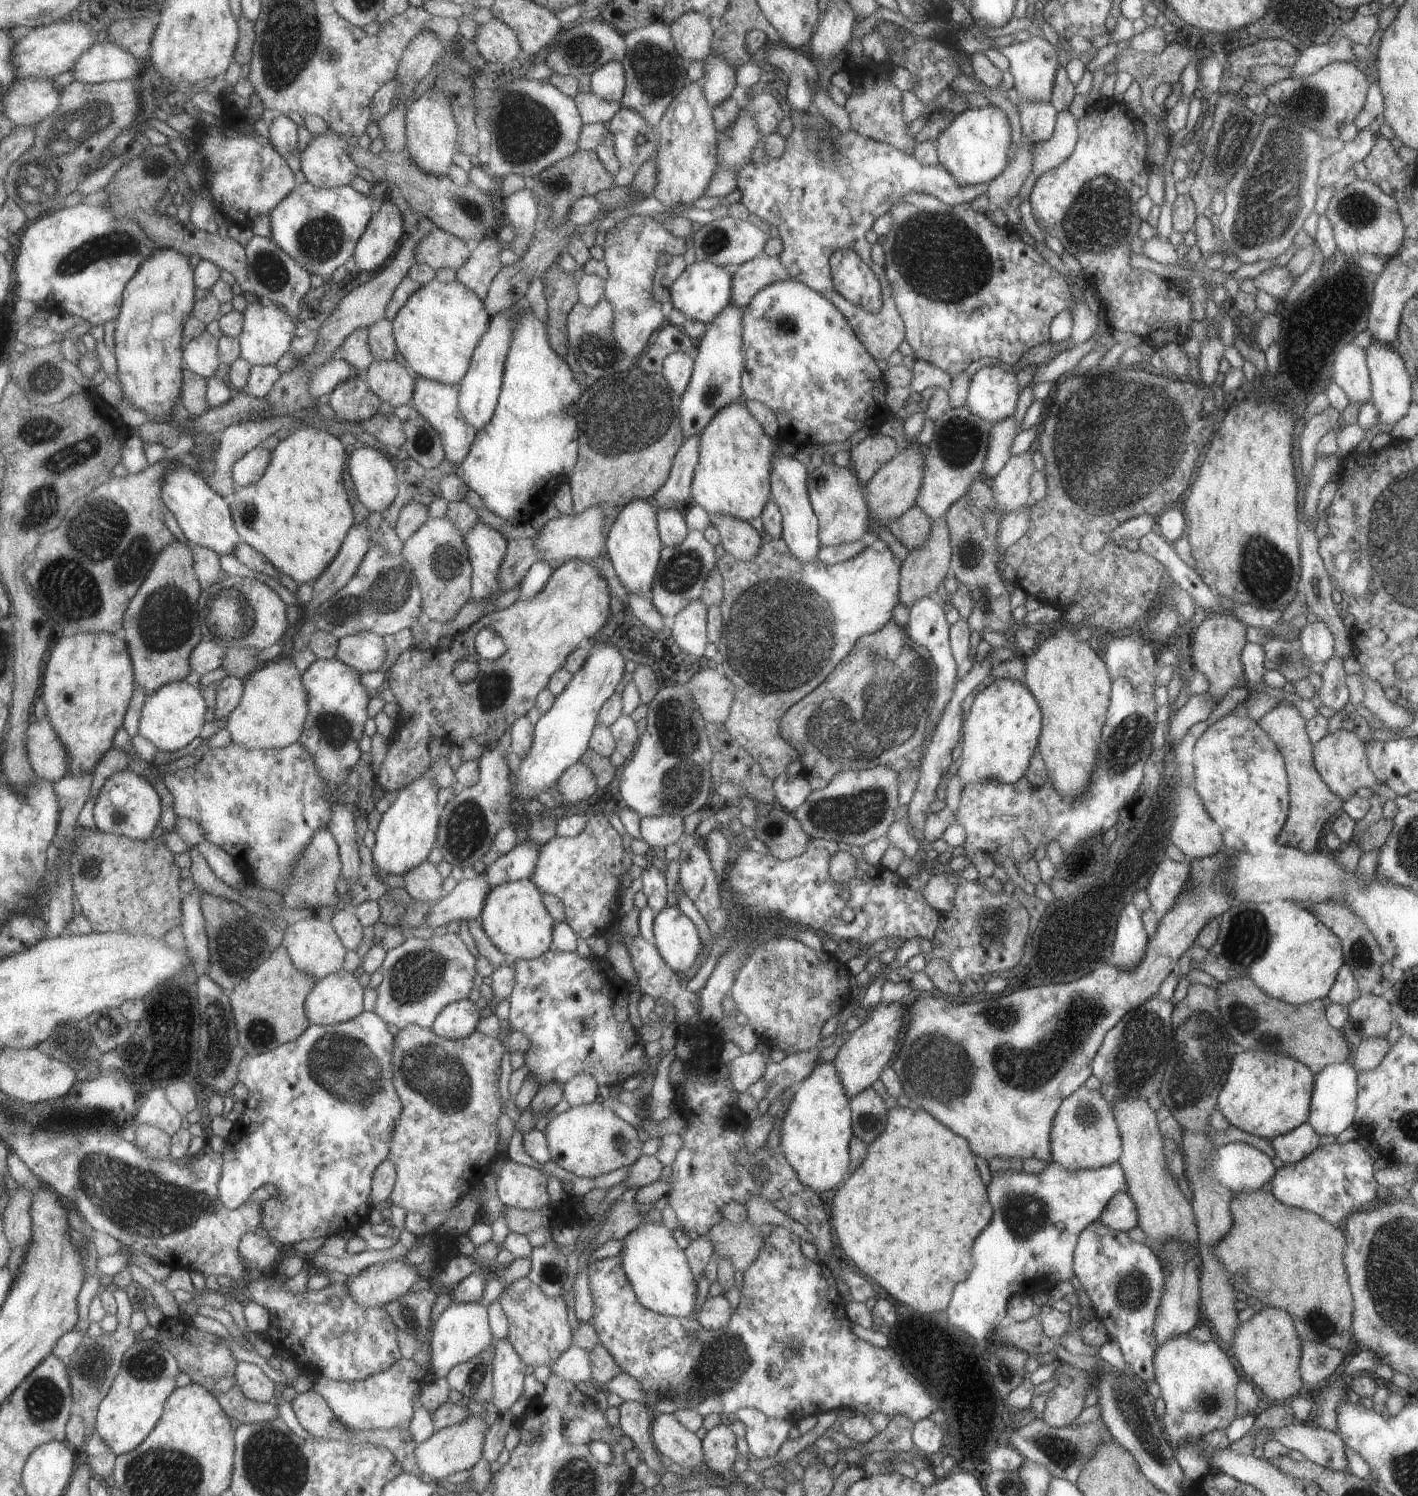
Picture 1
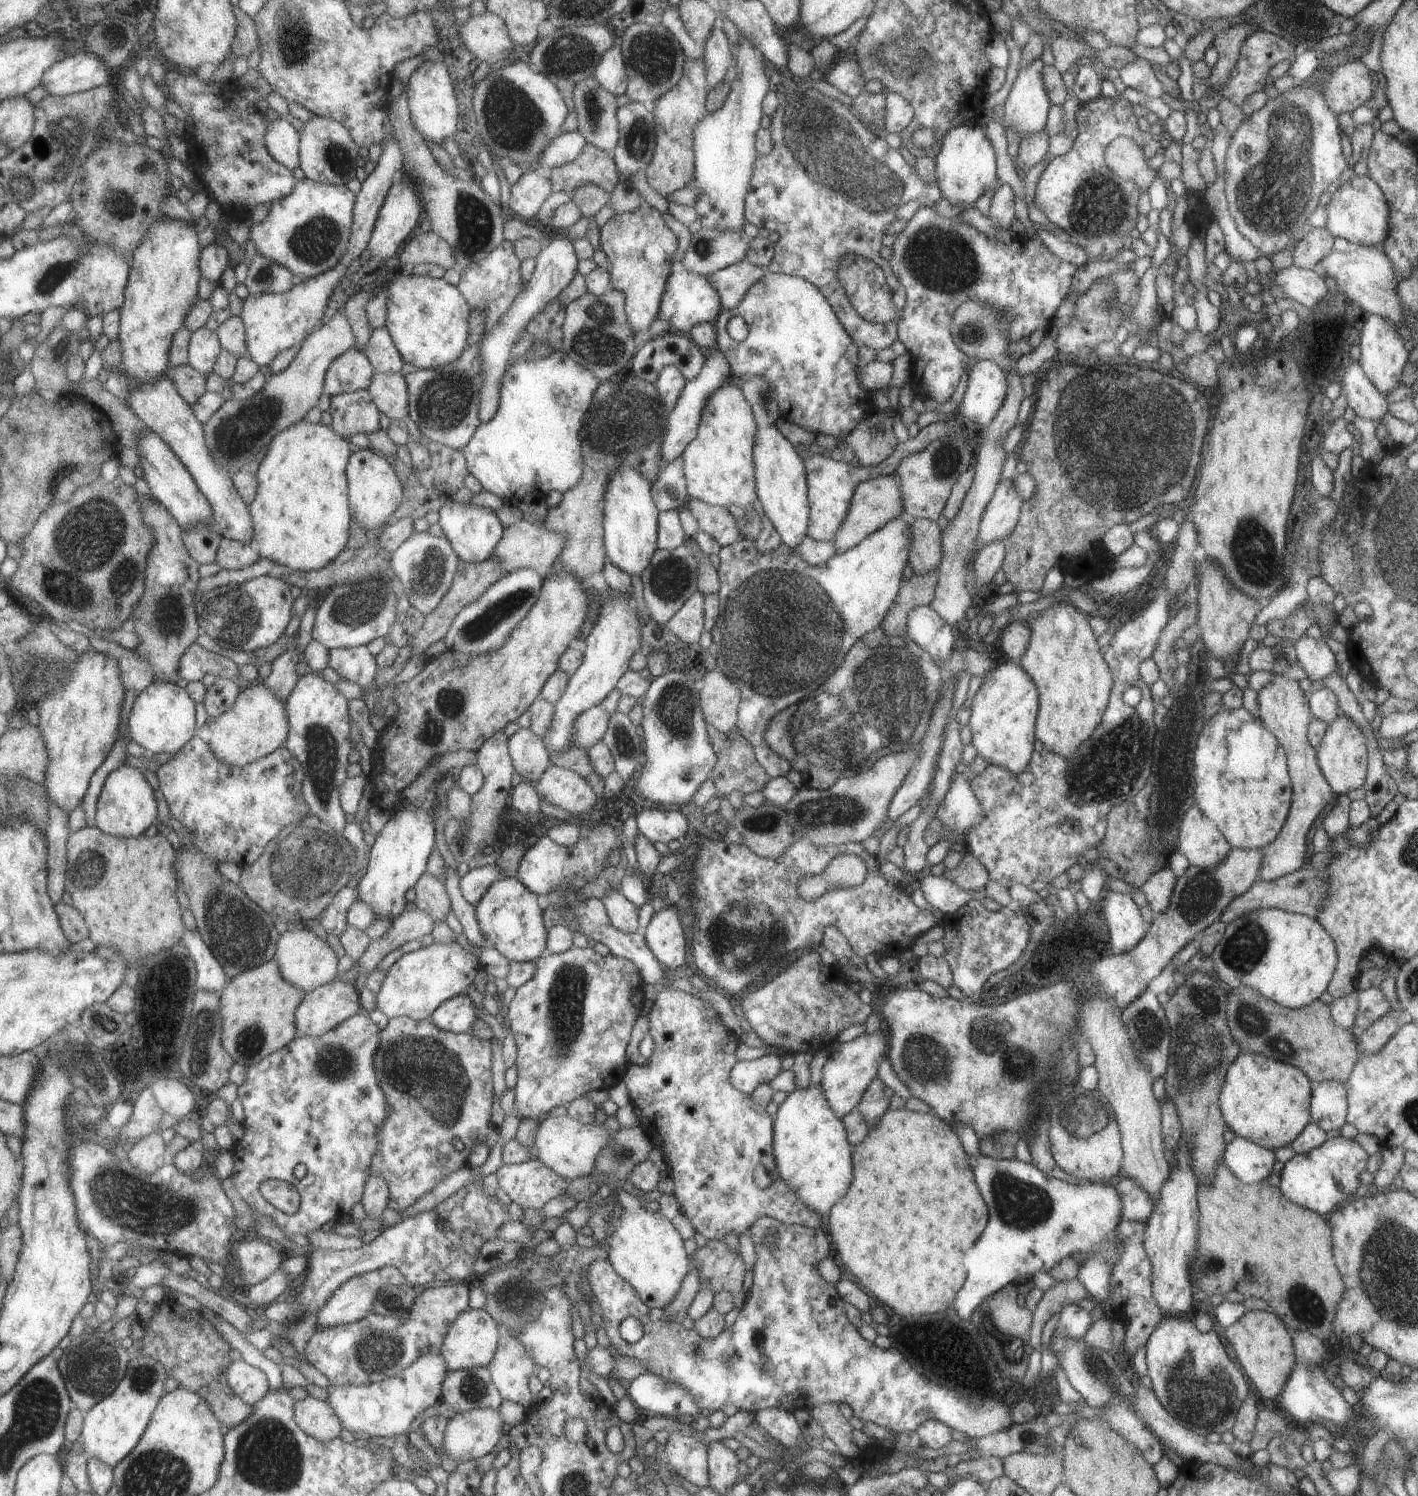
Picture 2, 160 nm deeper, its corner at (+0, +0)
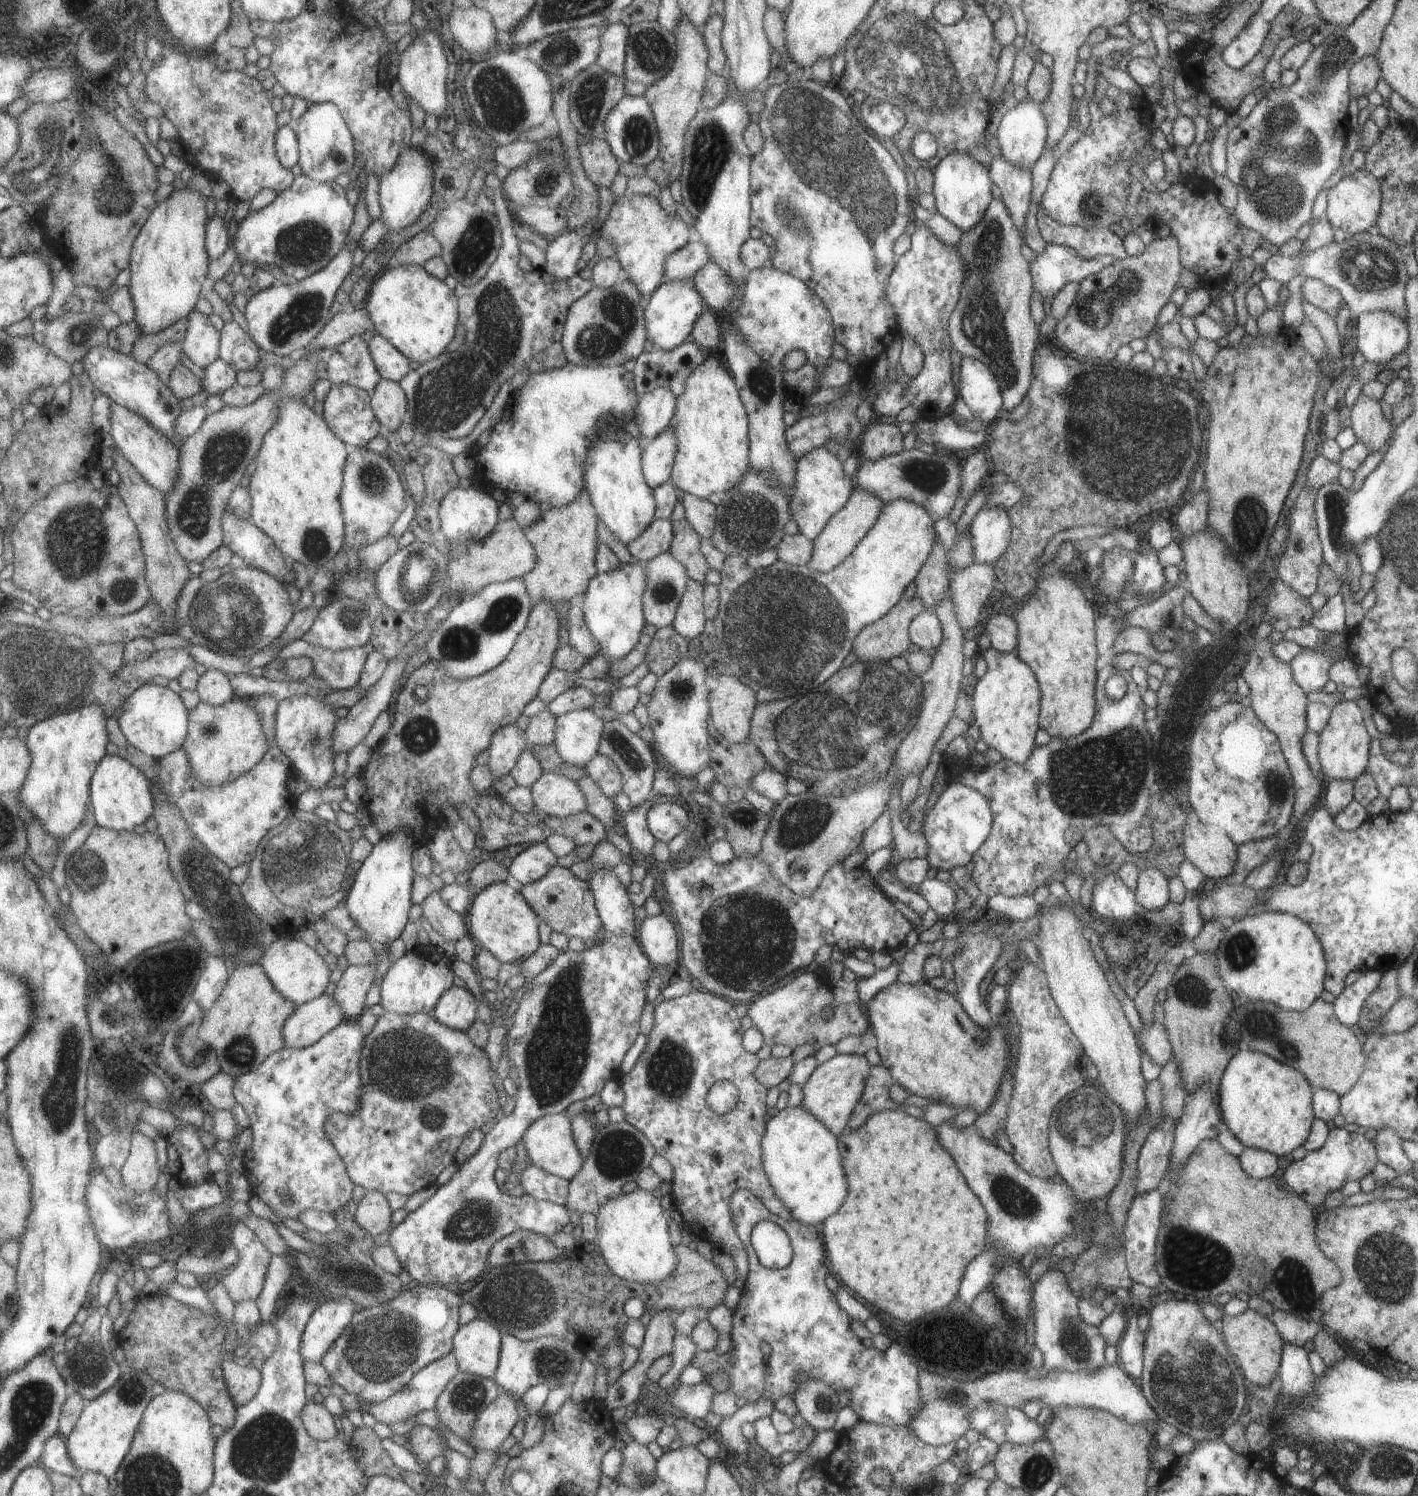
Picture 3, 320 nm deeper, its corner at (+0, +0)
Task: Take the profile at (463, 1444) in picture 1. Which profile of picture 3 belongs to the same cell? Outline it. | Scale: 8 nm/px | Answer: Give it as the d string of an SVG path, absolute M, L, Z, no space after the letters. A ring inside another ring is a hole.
M499 1390L496 1399L481 1410L478 1421L471 1428L474 1436L469 1444L492 1451L499 1448L515 1422L520 1420L516 1400L518 1398L511 1393Z

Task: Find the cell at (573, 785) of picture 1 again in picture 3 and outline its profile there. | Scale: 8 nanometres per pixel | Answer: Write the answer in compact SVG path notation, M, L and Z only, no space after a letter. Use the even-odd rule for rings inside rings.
M542 773L529 788L534 809L559 818L585 811L585 799L576 783L561 775Z

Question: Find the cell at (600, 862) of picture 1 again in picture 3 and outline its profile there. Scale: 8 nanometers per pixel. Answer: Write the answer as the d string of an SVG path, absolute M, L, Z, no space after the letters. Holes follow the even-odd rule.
M545 843L533 844L519 852L511 861L508 873L519 884L537 881L553 866L557 857L545 846Z

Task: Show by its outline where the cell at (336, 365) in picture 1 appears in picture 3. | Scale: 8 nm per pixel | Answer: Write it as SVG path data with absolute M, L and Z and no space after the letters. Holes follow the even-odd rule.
M360 334L336 346L327 358L328 379L332 384L350 384L370 394L384 379L377 368L369 342Z

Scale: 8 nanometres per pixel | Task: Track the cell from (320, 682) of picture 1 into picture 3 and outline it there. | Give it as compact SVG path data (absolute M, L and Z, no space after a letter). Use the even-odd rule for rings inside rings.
M299 695L281 701L276 717L278 747L292 760L295 772L302 775L308 788L312 787L319 791L327 788L327 782L335 775L335 762L333 762L333 757L336 755L333 749L331 749L331 741L333 738L333 731L336 729L338 717L333 706L325 703L323 696L312 697L311 695Z

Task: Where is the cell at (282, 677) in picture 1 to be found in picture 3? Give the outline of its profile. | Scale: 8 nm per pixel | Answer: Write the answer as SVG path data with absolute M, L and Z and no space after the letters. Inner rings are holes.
M235 698L220 705L200 701L190 710L191 722L185 749L194 773L206 785L223 785L237 780L257 766L270 748L257 711L247 700Z

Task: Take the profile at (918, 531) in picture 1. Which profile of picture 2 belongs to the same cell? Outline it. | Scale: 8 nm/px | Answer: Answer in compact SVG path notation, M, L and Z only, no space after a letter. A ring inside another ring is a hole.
M905 512L903 516L912 530L908 565L915 575L926 575L937 570L942 552L940 551L941 531L936 521L918 519Z

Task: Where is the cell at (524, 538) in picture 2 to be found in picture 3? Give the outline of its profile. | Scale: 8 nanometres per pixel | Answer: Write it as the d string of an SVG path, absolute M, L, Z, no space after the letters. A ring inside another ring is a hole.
M505 519L497 522L489 536L481 541L473 539L449 540L442 535L439 538L449 541L448 551L441 551L449 561L448 594L456 599L465 600L467 597L475 596L491 583L502 583L509 579L519 579L527 574L536 564L536 556L531 544L523 536L522 528L513 520Z

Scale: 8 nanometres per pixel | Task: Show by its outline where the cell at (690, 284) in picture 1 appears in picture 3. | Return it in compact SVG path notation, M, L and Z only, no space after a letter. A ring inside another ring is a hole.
M672 280L661 283L650 294L647 306L643 311L646 338L651 341L652 348L668 351L679 346L683 341L690 340L694 320L705 309L709 308L695 292L691 280Z

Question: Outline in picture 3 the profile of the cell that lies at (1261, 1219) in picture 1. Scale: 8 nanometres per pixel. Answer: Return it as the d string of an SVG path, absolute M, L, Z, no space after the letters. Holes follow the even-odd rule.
M1205 1139L1193 1147L1192 1153L1180 1164L1174 1167L1171 1165L1166 1176L1161 1180L1161 1198L1162 1207L1160 1210L1160 1223L1156 1232L1153 1256L1155 1256L1155 1270L1159 1274L1161 1286L1167 1288L1171 1294L1177 1294L1181 1298L1193 1296L1195 1300L1212 1301L1223 1292L1237 1293L1245 1292L1249 1296L1255 1295L1264 1298L1269 1304L1277 1310L1295 1313L1304 1319L1320 1322L1321 1307L1320 1296L1324 1290L1332 1289L1341 1282L1339 1270L1335 1263L1321 1254L1321 1249L1314 1241L1314 1230L1316 1217L1309 1206L1297 1196L1283 1181L1282 1177L1276 1177L1274 1174L1267 1178L1254 1179L1250 1177L1241 1167L1239 1159L1231 1155L1217 1142L1217 1139Z

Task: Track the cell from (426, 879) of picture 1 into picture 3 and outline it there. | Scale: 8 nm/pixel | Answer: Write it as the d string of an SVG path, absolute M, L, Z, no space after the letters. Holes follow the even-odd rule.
M439 891L428 895L421 907L424 919L450 944L455 945L457 941L471 934L467 917L447 905Z

